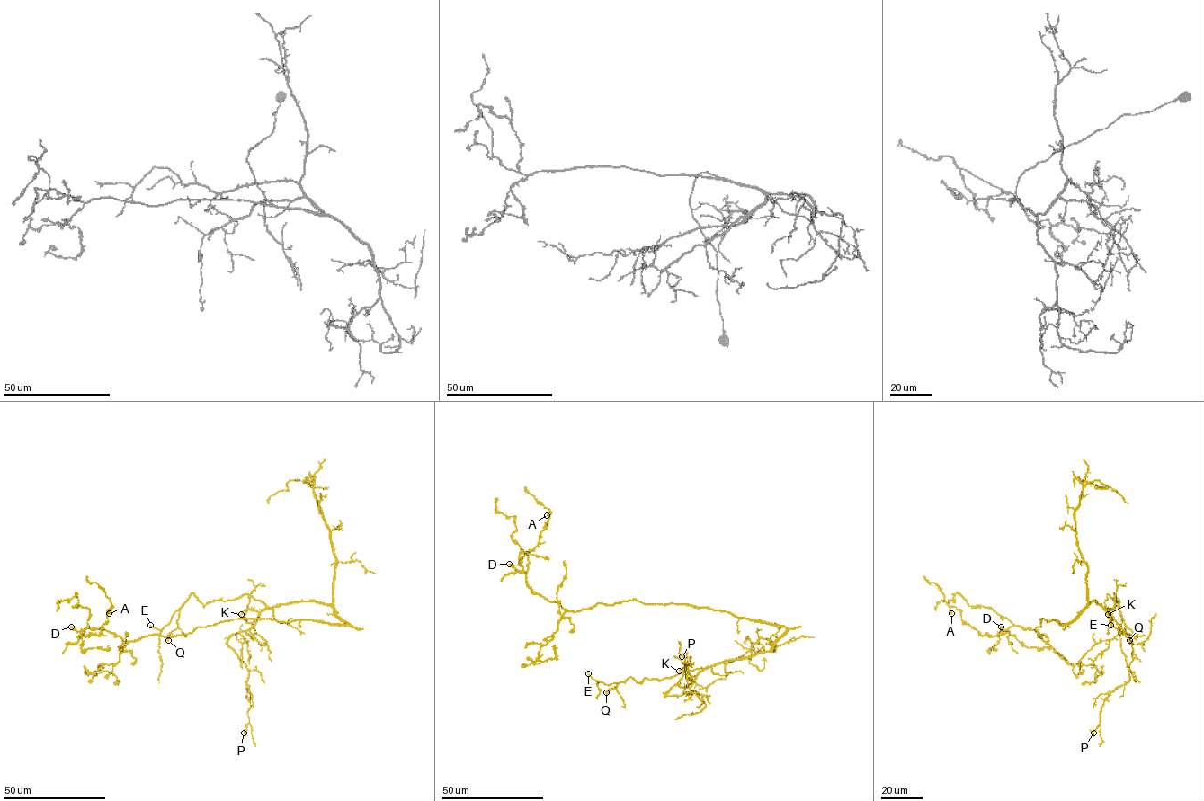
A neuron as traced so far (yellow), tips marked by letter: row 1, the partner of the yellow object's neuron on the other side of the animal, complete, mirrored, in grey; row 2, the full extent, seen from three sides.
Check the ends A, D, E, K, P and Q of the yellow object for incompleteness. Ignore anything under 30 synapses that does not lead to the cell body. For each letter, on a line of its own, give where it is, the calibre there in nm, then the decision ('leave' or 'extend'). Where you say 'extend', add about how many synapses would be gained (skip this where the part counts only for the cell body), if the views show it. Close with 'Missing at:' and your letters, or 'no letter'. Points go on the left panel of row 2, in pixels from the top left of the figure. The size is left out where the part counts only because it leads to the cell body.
A: place (109, 613); calibre 600 nm; leave
D: place (71, 627); calibre 550 nm; leave
E: place (150, 625); calibre 160 nm; leave
K: place (241, 614); calibre 280 nm; leave
P: place (244, 733); calibre 200 nm; leave
Q: place (168, 640); calibre 140 nm; leave
Missing at: no letter

